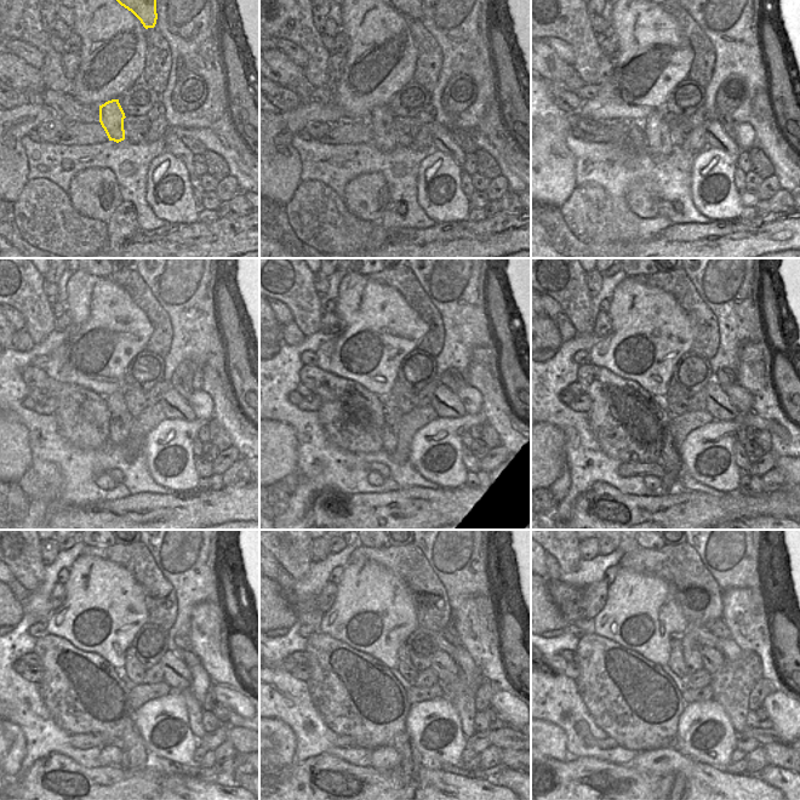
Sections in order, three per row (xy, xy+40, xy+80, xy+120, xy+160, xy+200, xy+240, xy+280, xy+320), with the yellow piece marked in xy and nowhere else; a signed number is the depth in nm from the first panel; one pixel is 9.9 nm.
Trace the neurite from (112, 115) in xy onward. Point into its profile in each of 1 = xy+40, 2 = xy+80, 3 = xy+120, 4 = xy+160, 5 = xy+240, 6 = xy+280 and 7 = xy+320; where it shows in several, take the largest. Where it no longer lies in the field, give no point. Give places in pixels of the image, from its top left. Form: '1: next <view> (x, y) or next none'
1: next xy+40 (384, 137)
2: next xy+80 (658, 144)
3: next xy+120 (120, 421)
4: next xy+160 (393, 415)
5: next xy+240 (133, 746)
6: next xy+280 (411, 760)
7: next xy+320 (678, 776)

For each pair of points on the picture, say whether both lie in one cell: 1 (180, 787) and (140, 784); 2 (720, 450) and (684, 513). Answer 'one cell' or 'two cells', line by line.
1: two cells
2: two cells

